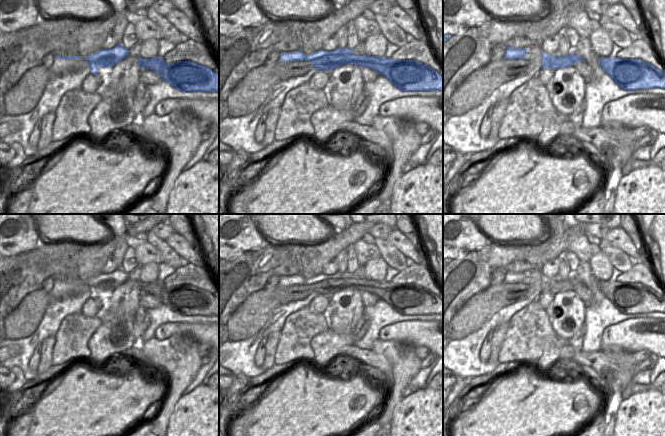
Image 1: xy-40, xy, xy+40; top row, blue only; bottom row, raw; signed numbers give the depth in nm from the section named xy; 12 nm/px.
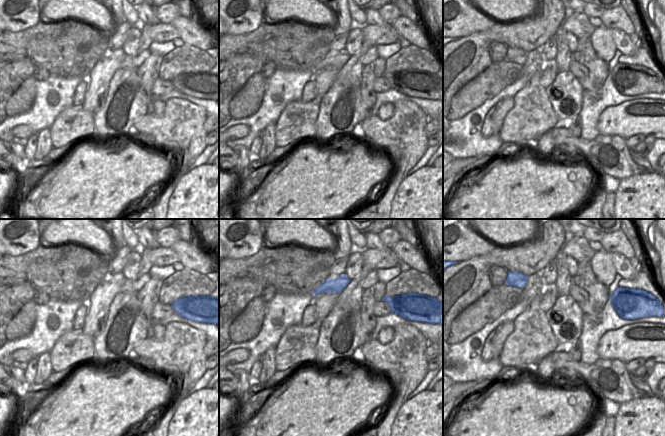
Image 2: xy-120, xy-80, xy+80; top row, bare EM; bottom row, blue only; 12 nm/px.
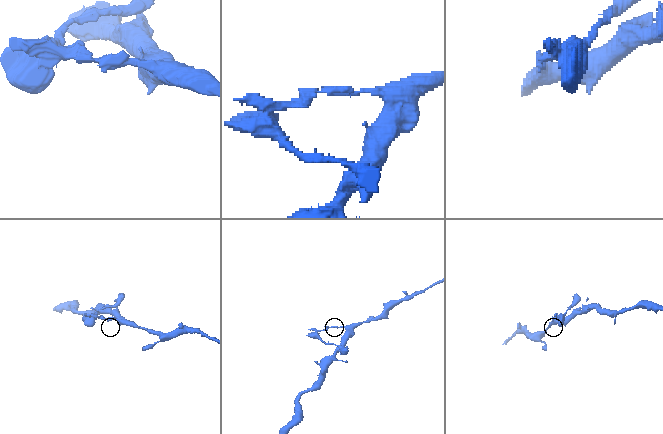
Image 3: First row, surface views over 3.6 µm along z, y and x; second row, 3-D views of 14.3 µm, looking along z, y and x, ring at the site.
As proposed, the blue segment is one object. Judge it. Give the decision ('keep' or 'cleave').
cleave

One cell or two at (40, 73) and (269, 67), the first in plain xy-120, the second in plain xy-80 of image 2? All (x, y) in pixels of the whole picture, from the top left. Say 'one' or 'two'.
one

